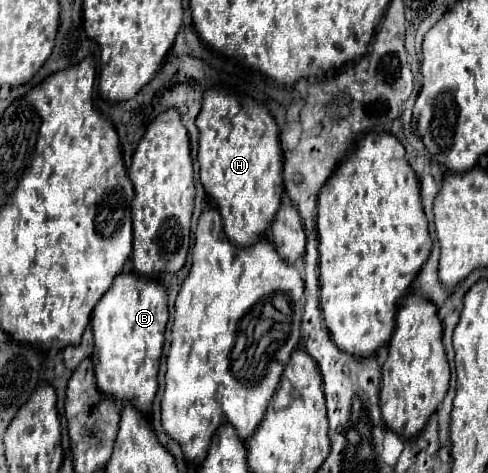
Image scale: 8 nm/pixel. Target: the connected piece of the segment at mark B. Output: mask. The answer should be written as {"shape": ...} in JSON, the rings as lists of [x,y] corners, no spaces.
{"shape":[[[122,272],[110,290],[100,298],[92,312],[94,330],[94,374],[100,392],[110,394],[118,402],[132,402],[144,414],[150,410],[158,388],[158,364],[164,346],[164,330],[168,324],[168,292],[166,288],[134,272]]]}

